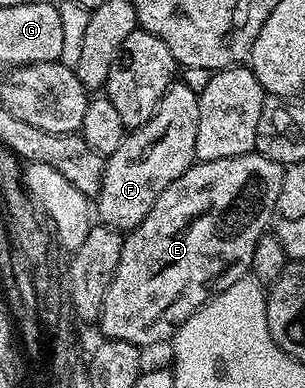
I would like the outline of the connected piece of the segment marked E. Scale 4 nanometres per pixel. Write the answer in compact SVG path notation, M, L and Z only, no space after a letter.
M251 153L240 157L228 157L220 161L195 162L183 175L176 177L176 181L172 181L172 185L168 185L168 189L164 189L164 193L160 193L160 197L156 197L156 205L152 205L148 217L144 217L141 225L135 227L123 238L122 248L120 249L120 265L116 265L112 285L108 285L104 305L98 315L97 326L102 327L103 336L106 339L128 341L132 345L143 349L149 349L153 343L162 343L165 339L166 342L173 340L174 334L178 331L178 326L184 321L188 321L188 317L192 317L192 313L199 311L209 301L210 296L218 295L224 289L228 289L228 285L236 285L236 281L243 279L250 271L252 249L256 245L256 241L271 226L276 197L280 197L283 174L283 164L273 163L268 157Z

